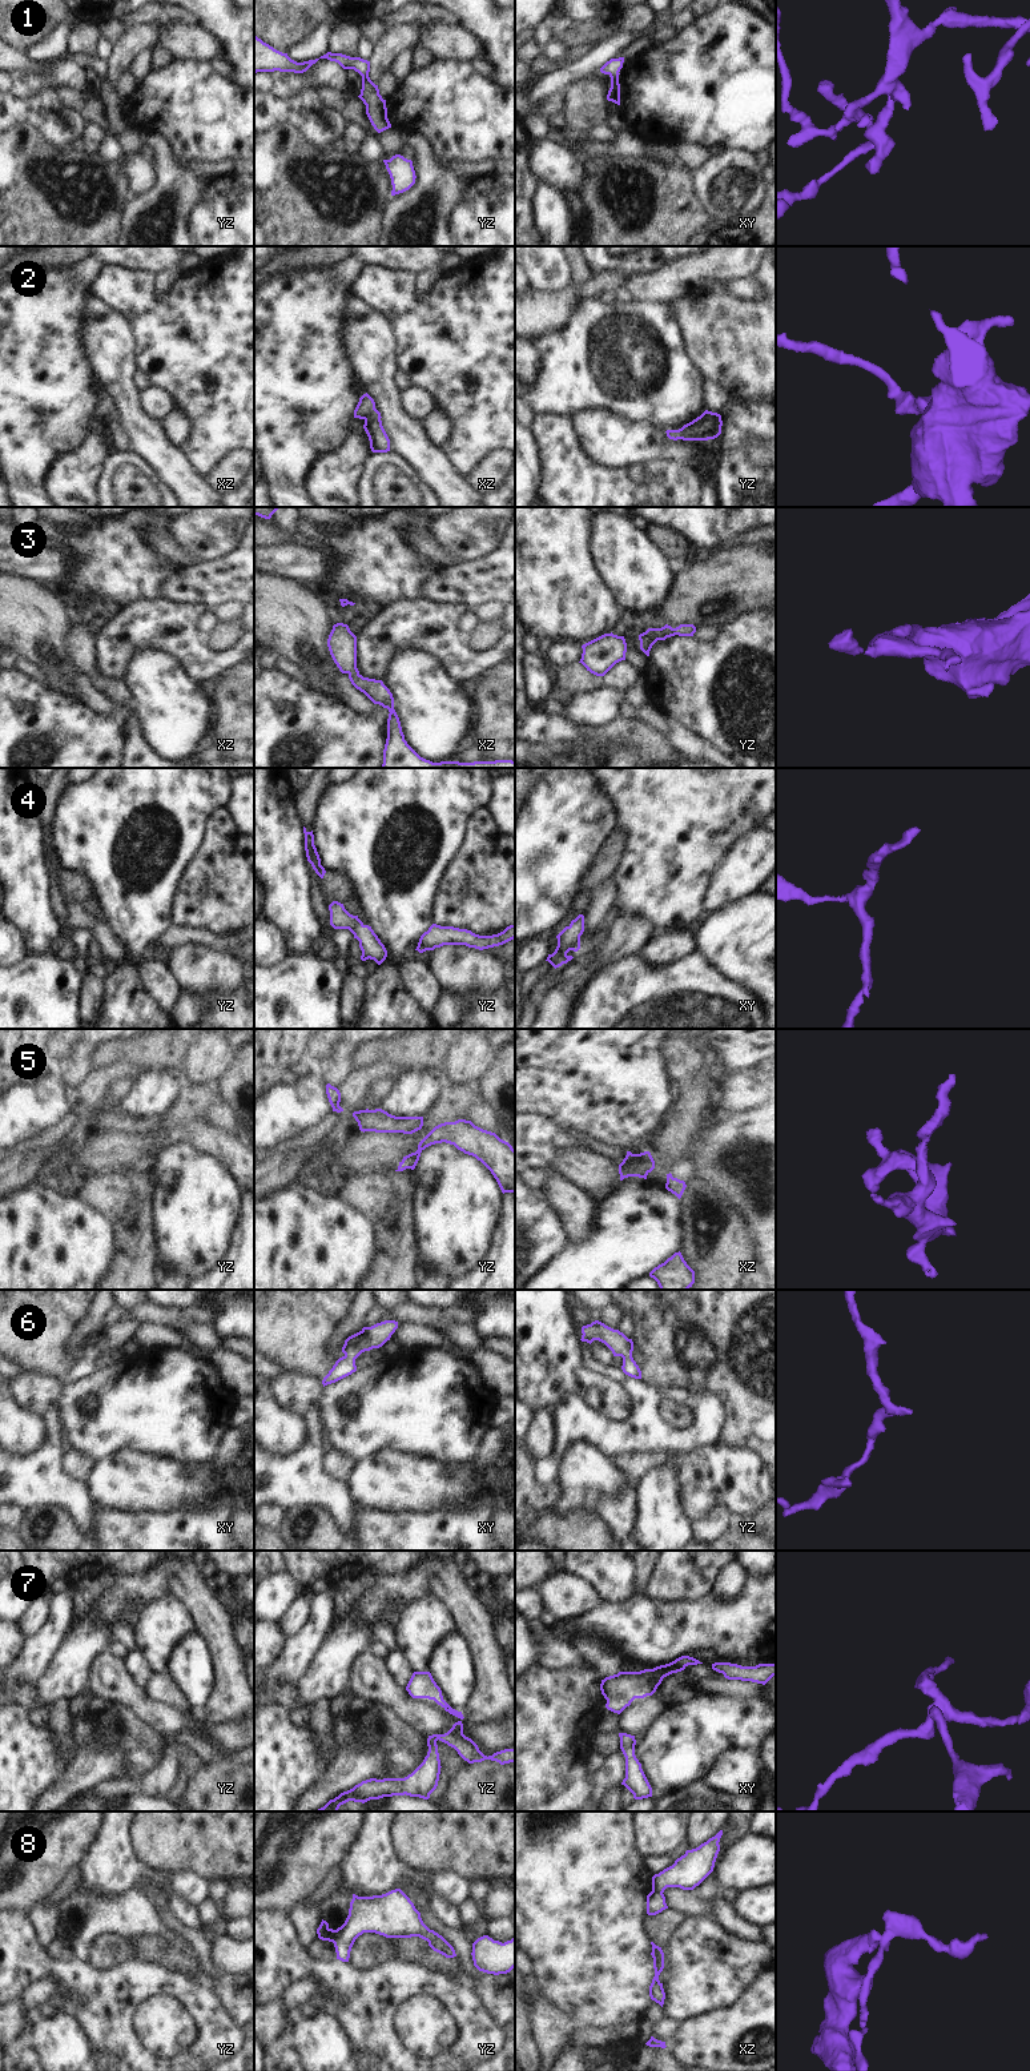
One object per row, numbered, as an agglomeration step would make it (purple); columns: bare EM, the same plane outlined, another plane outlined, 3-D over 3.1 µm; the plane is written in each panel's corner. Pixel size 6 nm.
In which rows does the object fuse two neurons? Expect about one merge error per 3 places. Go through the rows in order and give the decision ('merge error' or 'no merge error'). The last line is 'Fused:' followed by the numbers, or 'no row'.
1: no merge error
2: no merge error
3: no merge error
4: no merge error
5: no merge error
6: no merge error
7: no merge error
8: merge error
Fused: 8

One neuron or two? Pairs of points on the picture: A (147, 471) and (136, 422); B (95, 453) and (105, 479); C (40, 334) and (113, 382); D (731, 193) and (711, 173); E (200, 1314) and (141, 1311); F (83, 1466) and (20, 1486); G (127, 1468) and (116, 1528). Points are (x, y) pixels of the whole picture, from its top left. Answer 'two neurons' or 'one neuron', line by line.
A: two neurons
B: two neurons
C: two neurons
D: one neuron
E: one neuron
F: two neurons
G: two neurons

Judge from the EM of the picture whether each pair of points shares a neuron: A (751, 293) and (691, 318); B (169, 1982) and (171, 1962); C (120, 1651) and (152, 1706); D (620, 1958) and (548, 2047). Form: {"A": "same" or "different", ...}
{"A": "different", "B": "different", "C": "different", "D": "different"}

